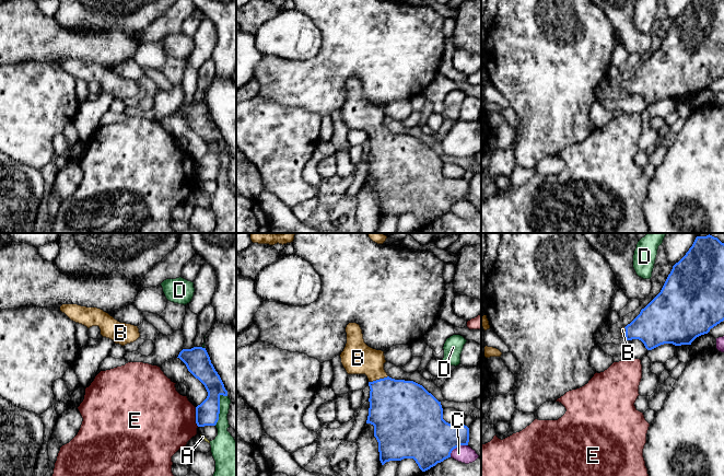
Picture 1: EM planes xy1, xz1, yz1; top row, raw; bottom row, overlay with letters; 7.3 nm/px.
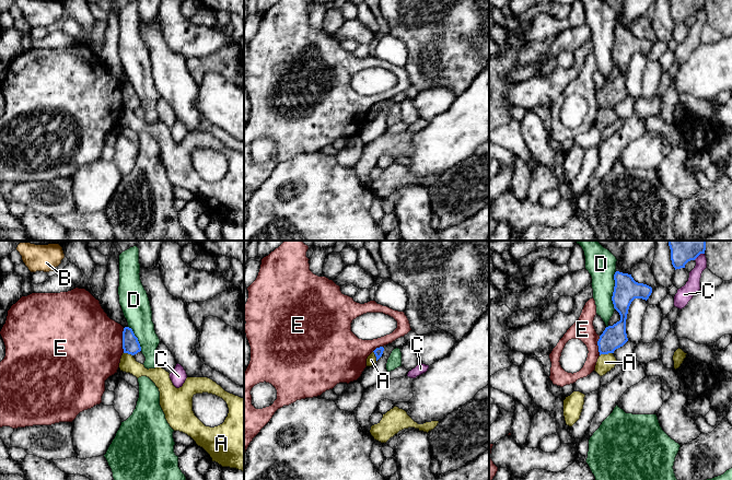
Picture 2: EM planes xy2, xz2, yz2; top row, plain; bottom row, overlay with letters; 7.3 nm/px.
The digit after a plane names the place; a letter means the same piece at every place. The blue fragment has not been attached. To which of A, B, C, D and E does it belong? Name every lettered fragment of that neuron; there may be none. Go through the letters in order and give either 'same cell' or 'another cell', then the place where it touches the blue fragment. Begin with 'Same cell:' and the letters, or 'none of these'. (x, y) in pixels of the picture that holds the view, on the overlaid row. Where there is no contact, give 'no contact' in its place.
Same cell: B
A: another cell; meets blue in yz2 at (605, 353)
B: same cell; meets blue in xz1 at (377, 380)
C: another cell; meets blue in xz1 at (456, 447)
D: another cell; meets blue in yz2 at (614, 290)
E: another cell; meets blue in xy2 at (123, 340)

